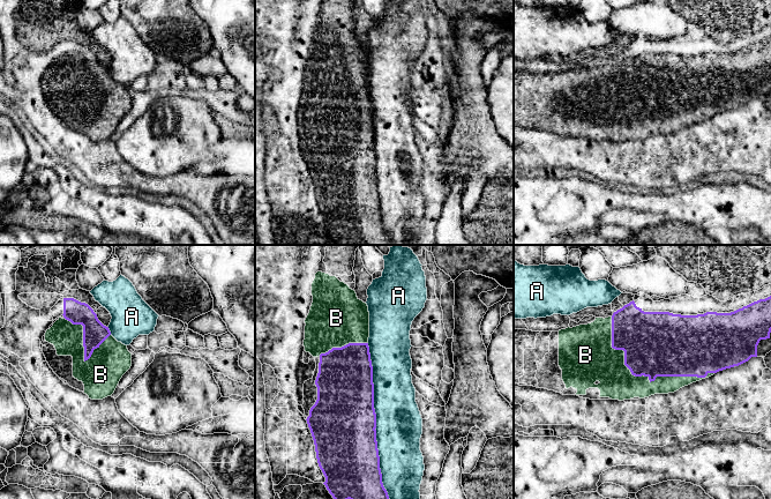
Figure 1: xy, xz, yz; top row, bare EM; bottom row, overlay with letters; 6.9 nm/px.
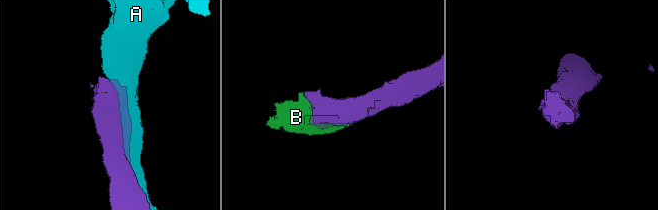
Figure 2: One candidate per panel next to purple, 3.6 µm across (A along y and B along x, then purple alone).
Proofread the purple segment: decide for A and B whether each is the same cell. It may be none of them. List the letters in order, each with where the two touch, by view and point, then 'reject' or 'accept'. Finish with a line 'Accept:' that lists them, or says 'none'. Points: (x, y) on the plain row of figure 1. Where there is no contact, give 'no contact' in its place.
A: xz (375, 164) | reject
B: yz (641, 117) | accept
Accept: B

